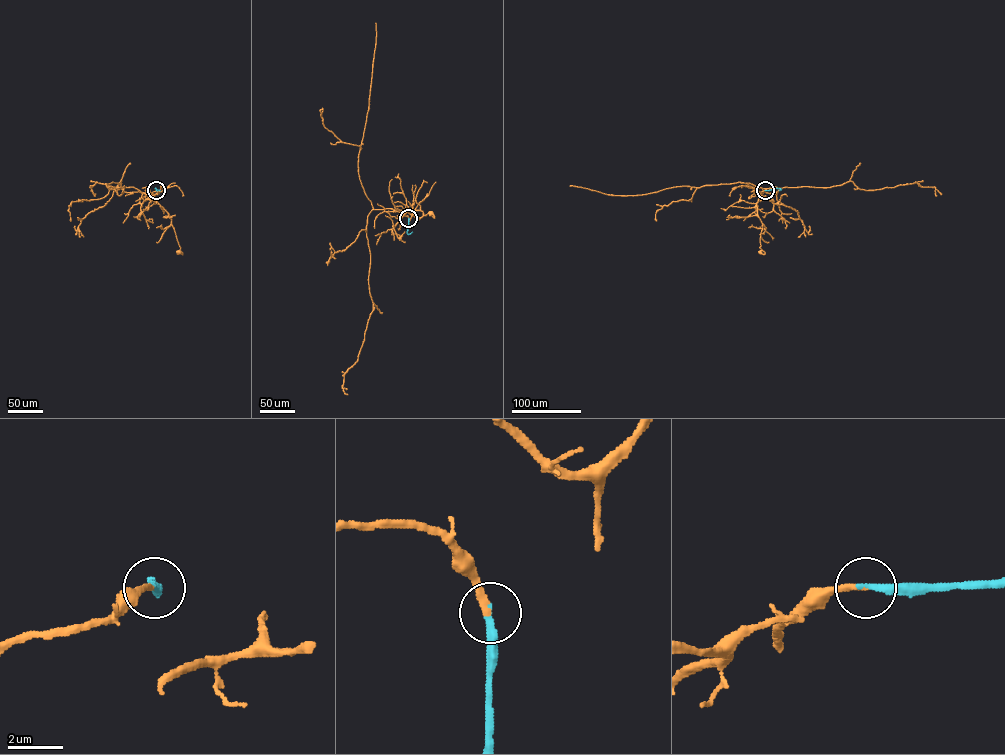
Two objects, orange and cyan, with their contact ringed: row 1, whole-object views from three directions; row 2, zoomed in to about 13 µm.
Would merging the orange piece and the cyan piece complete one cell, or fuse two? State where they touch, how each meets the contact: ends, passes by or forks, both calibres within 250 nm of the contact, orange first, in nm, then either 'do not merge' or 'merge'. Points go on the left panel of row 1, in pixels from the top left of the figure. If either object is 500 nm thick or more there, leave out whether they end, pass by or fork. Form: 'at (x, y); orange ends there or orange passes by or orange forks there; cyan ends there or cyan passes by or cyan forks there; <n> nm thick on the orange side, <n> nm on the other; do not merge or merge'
at (156, 190); orange ends there; cyan ends there; 240 nm thick on the orange side, 280 nm on the other; merge

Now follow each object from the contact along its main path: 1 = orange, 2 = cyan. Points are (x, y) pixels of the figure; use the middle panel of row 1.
1: (408, 218), (404, 214), (409, 210), (420, 210), (423, 215), (432, 213), (434, 218), (430, 213)
2: (408, 218), (407, 233), (412, 232)

